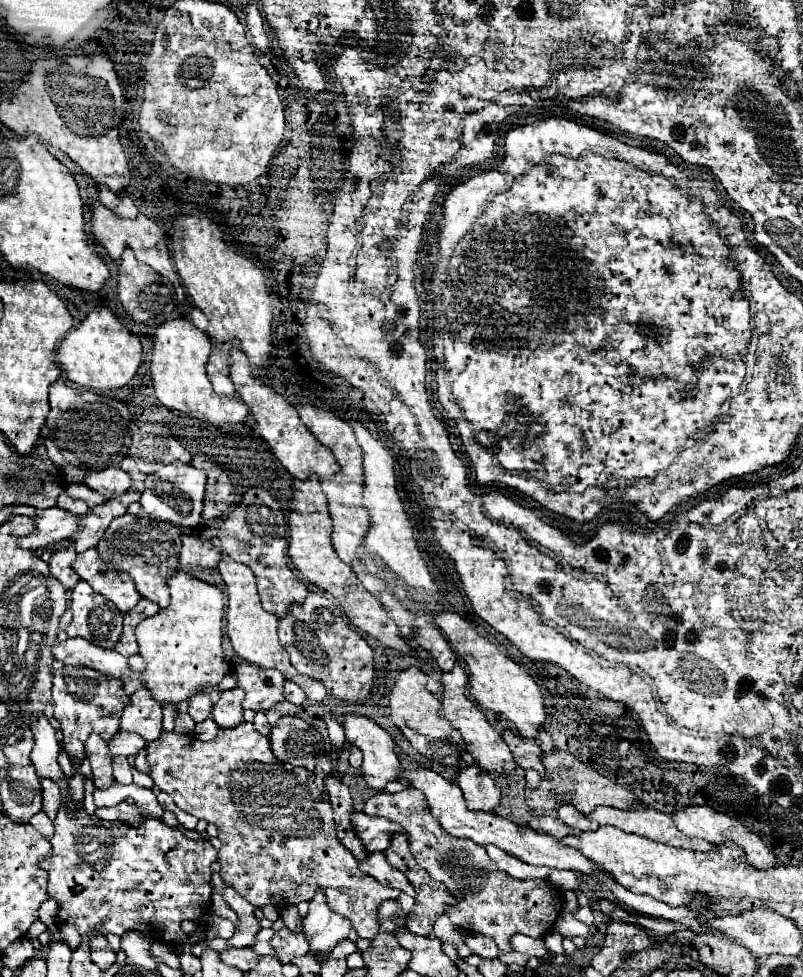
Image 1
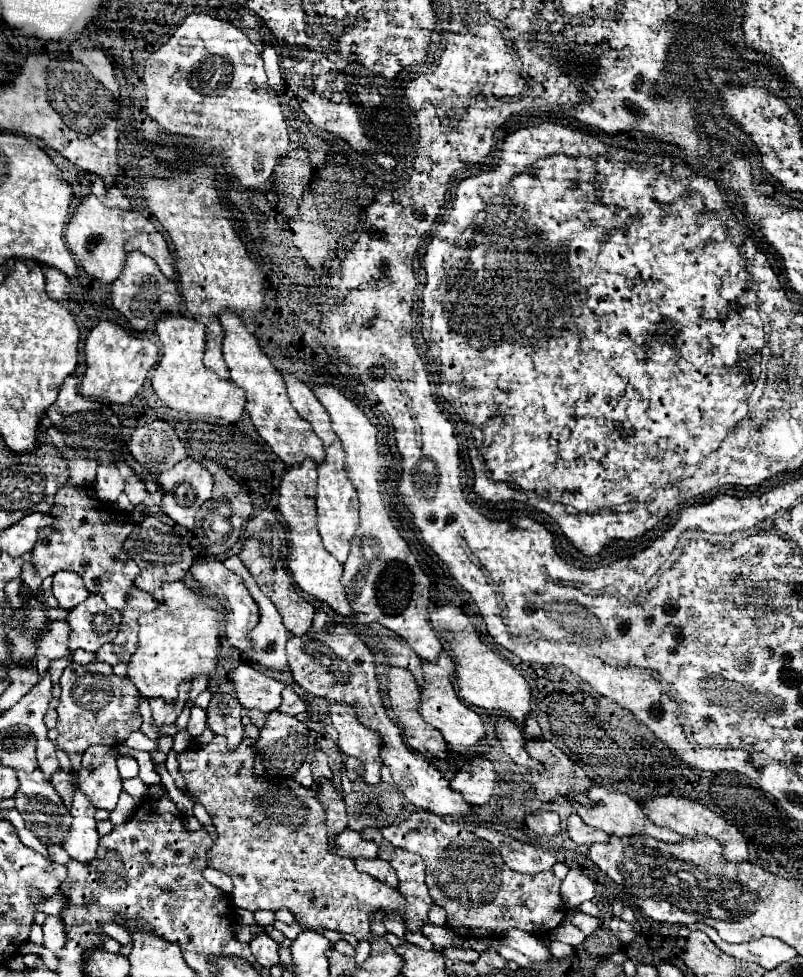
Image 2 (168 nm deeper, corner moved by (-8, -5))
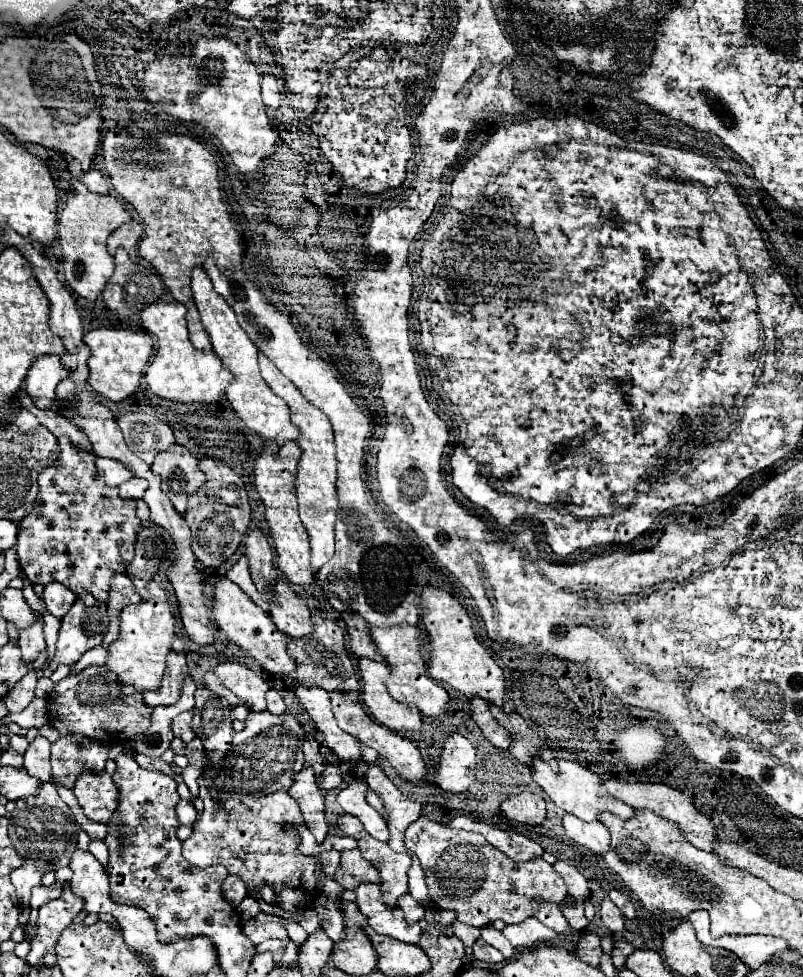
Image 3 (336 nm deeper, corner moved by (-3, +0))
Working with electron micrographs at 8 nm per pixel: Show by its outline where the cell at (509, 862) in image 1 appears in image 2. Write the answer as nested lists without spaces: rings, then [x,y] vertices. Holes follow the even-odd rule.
[[[483,824],[475,826],[473,834],[489,840],[495,848],[499,848],[507,866],[521,872],[521,874],[531,874],[533,876],[533,874],[539,874],[543,870],[553,868],[553,864],[557,862],[553,854],[549,854],[549,852],[545,852],[537,846],[519,842],[519,840],[515,840],[515,838],[503,834],[503,832],[497,832],[489,826],[483,826]]]

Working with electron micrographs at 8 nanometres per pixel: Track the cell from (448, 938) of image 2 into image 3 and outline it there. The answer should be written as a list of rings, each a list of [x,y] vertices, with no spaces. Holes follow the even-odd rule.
[[[406,895],[402,901],[400,901],[400,909],[404,911],[404,919],[408,925],[414,925],[418,921],[424,919],[424,907],[418,905],[410,895]]]

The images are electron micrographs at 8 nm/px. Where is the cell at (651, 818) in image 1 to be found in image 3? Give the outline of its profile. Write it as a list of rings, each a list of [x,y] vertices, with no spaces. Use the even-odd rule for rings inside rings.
[[[536,757],[534,763],[532,763],[532,775],[534,775],[534,781],[548,793],[548,797],[556,803],[556,807],[560,807],[562,811],[566,813],[572,813],[576,815],[578,819],[582,821],[598,821],[598,815],[602,813],[612,813],[620,819],[632,819],[636,815],[636,809],[632,809],[630,805],[614,799],[612,795],[604,793],[604,787],[602,787],[602,779],[594,773],[590,773],[586,767],[580,767],[572,761],[564,761],[564,759],[558,759],[558,771],[554,771],[544,759]]]

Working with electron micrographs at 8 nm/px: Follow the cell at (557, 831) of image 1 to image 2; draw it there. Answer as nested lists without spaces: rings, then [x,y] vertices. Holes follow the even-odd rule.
[[[535,810],[525,816],[525,826],[539,836],[553,836],[559,832],[559,816],[551,810]]]

